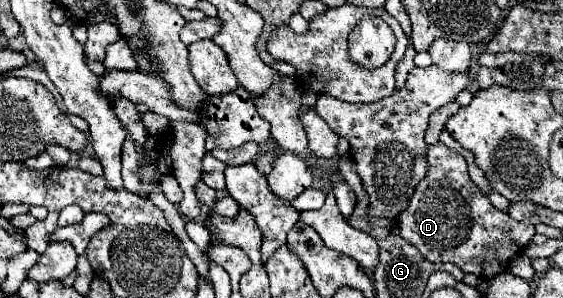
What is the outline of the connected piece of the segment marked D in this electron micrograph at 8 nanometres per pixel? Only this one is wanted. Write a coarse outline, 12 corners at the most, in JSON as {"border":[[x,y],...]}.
{"border":[[439,142],[400,217],[432,263],[506,273],[534,227],[498,211]]}

